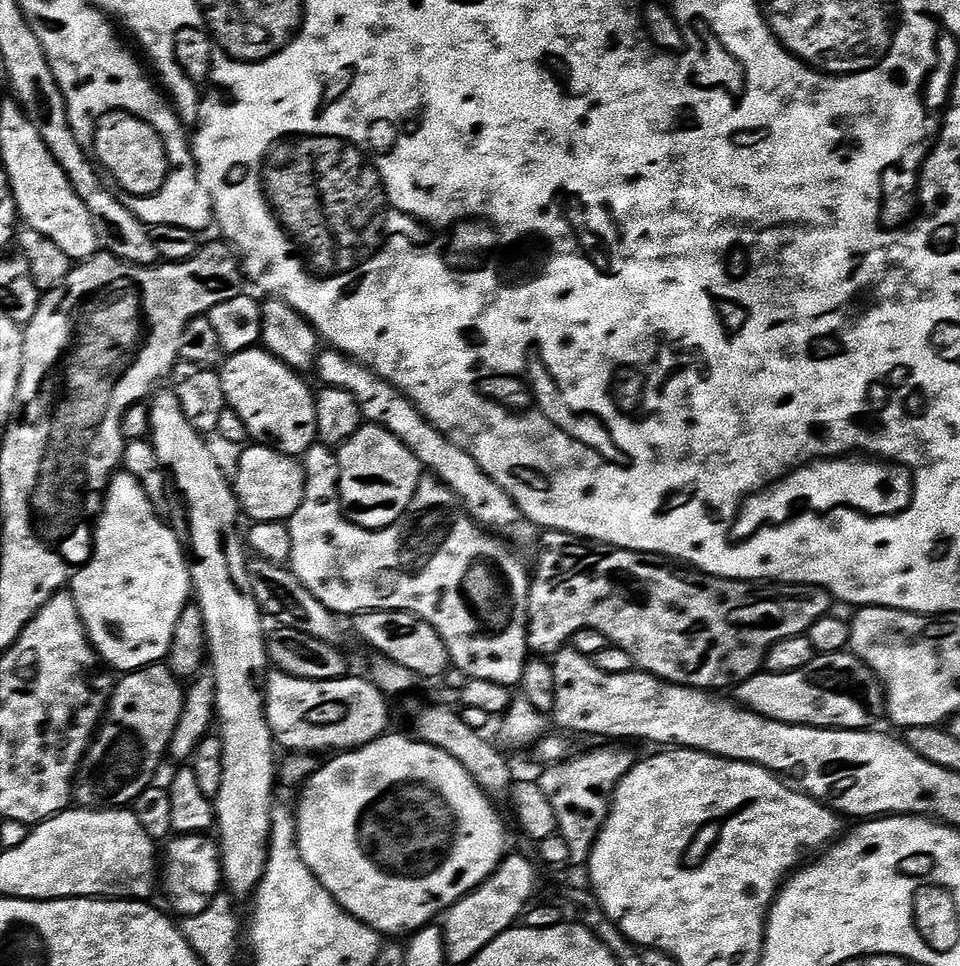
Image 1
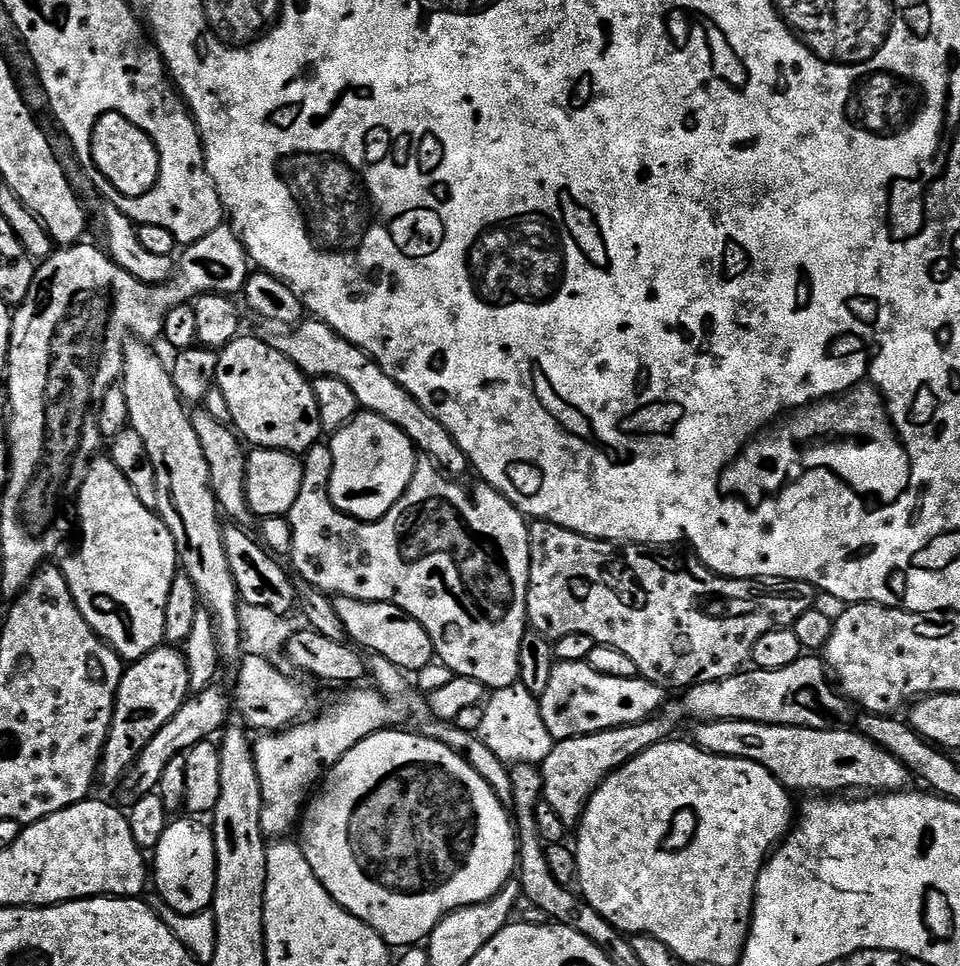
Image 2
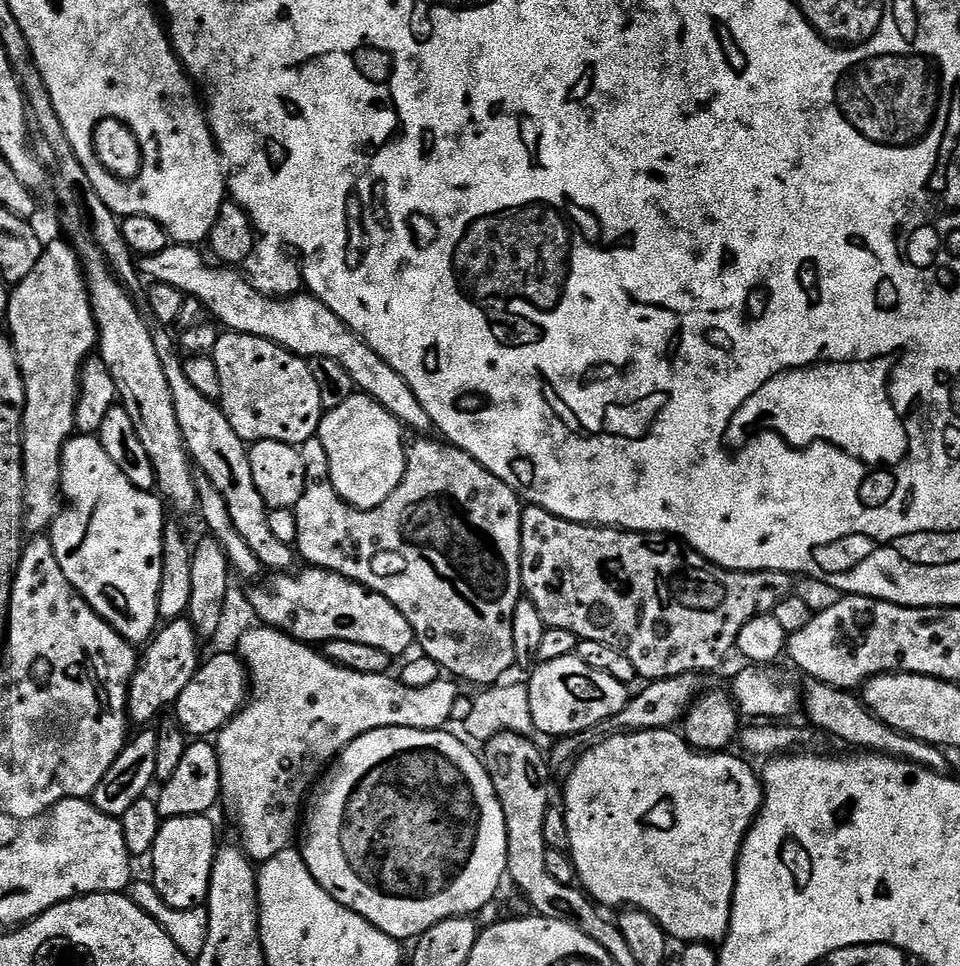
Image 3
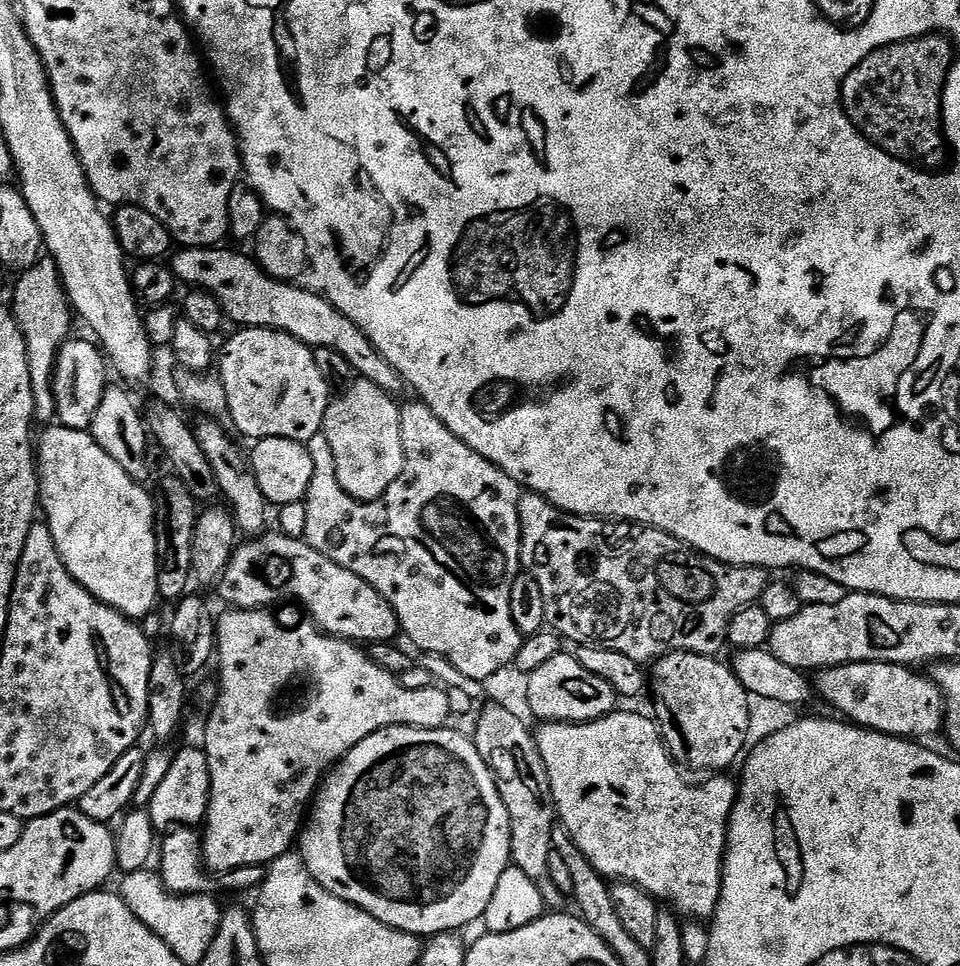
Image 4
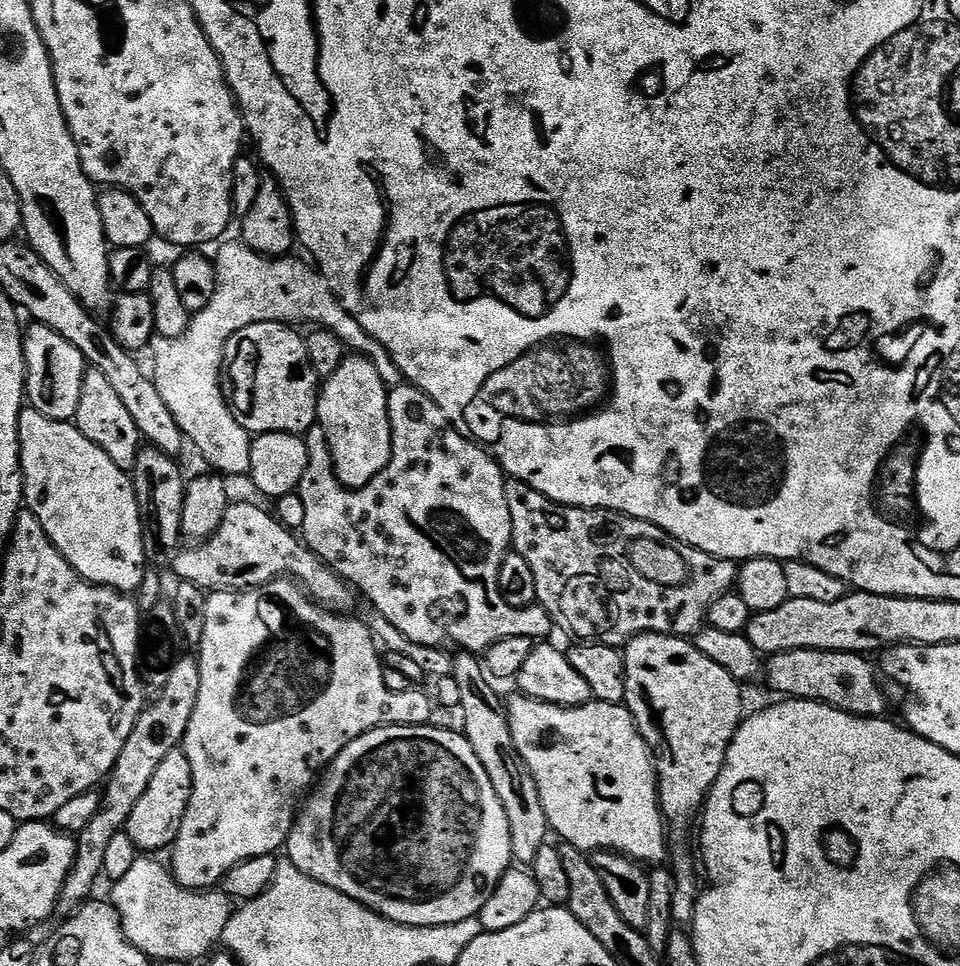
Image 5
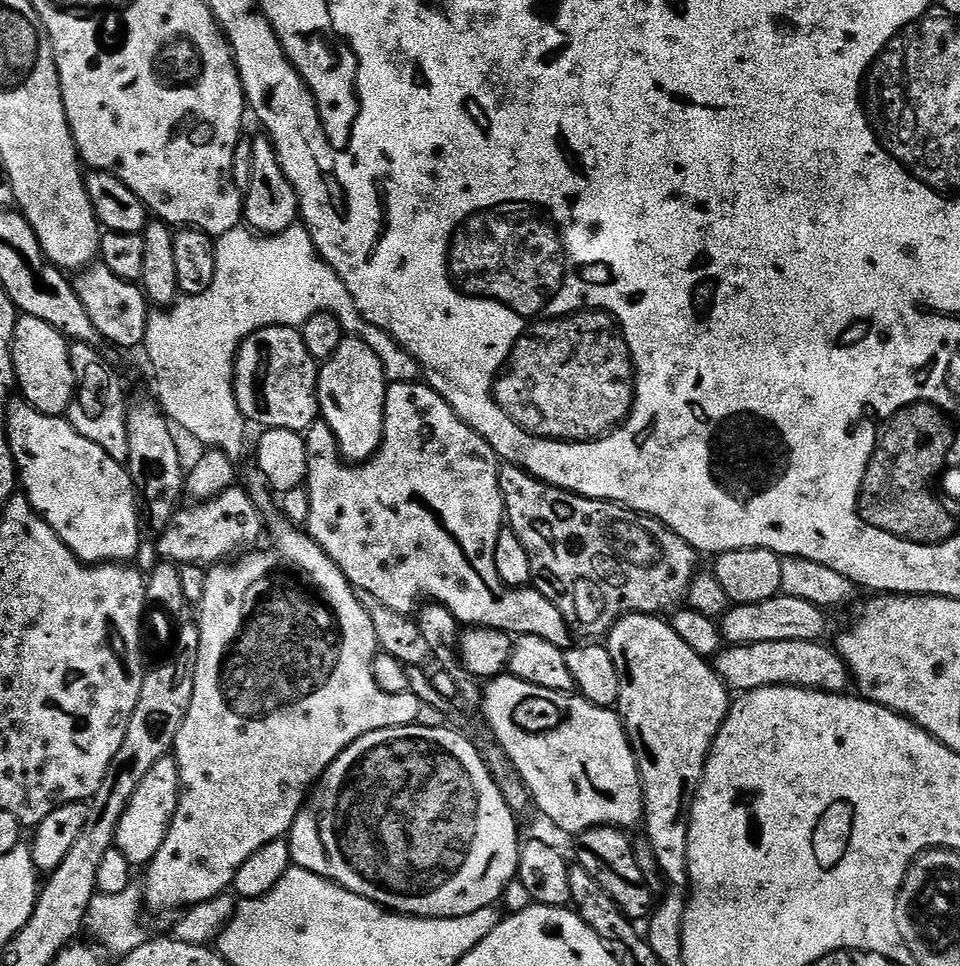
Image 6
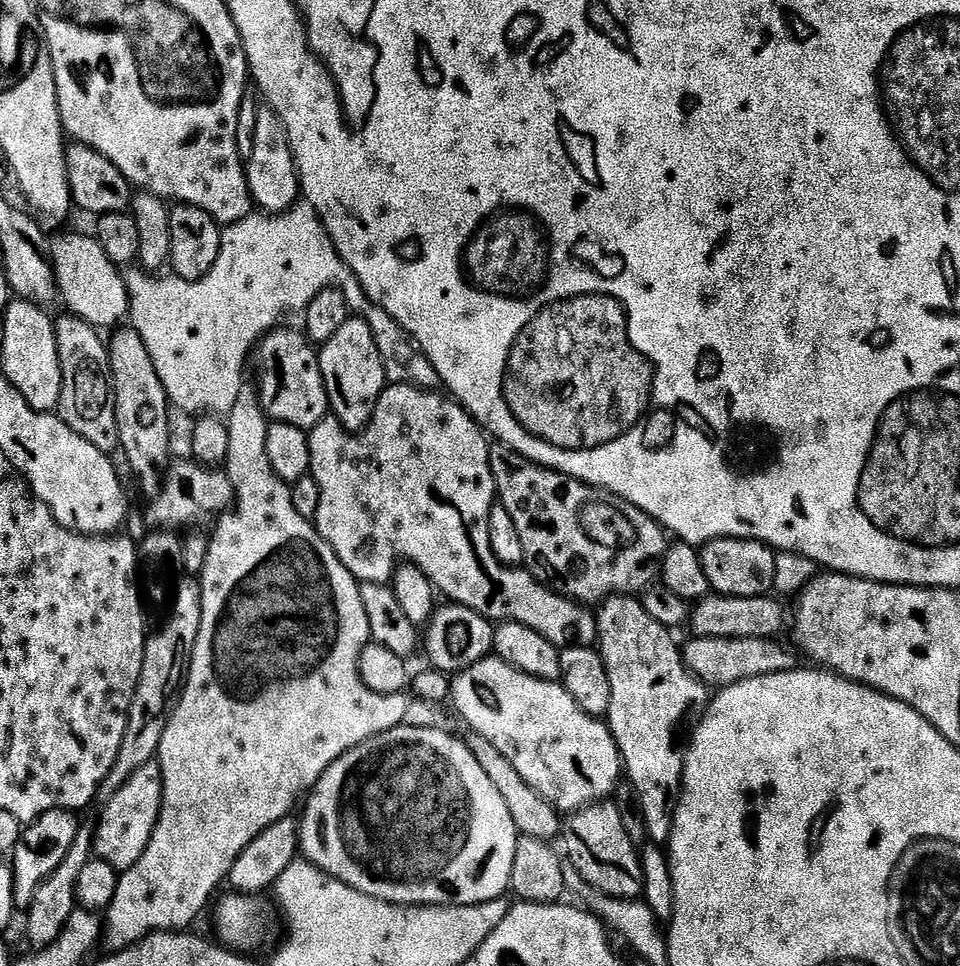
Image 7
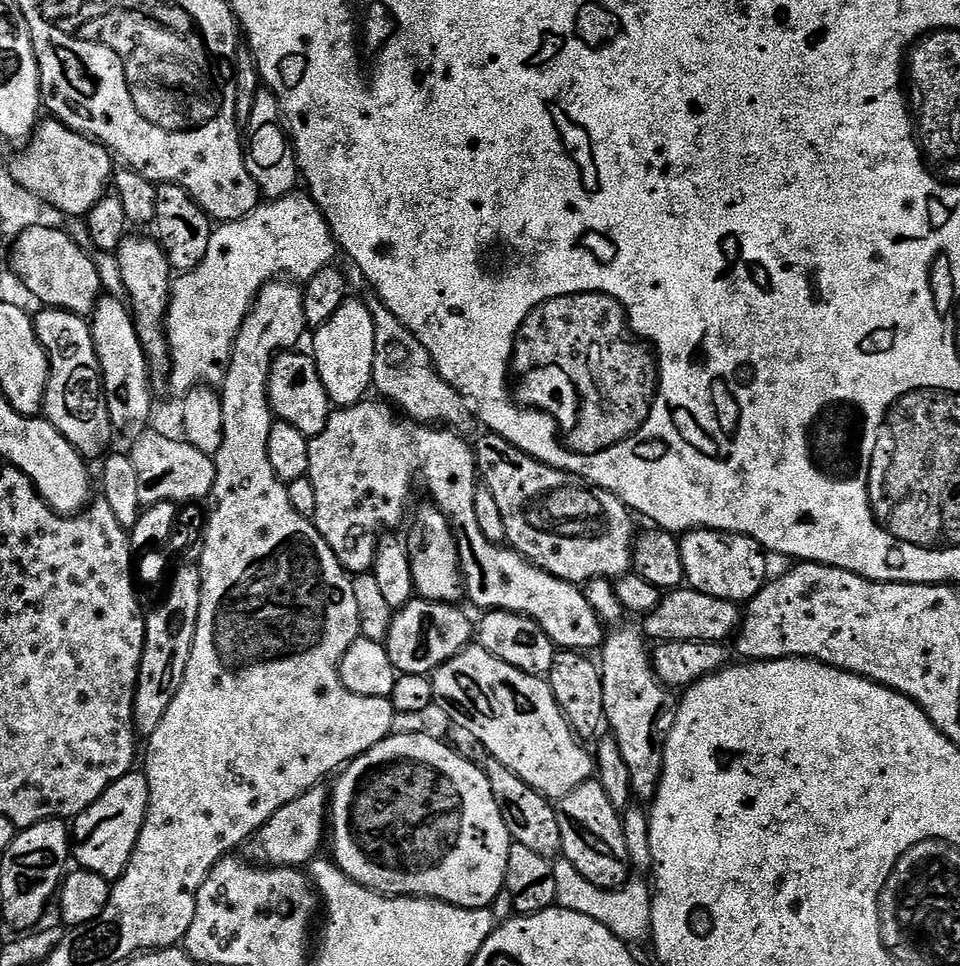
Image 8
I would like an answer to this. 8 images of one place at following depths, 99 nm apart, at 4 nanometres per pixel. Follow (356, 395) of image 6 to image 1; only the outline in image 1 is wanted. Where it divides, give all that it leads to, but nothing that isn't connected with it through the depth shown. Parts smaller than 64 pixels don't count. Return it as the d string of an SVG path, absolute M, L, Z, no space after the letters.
M361 423L360 428L338 449L340 503L346 518L363 528L390 526L402 518L422 479L422 466L414 454L390 430Z

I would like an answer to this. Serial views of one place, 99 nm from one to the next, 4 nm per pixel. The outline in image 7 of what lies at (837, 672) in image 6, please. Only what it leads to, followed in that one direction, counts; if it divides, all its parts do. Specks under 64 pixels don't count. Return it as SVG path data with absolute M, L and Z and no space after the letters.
M696 636L682 648L685 666L709 689L729 688L748 678L762 678L768 674L790 672L798 666L797 653L779 639L762 638L706 638Z

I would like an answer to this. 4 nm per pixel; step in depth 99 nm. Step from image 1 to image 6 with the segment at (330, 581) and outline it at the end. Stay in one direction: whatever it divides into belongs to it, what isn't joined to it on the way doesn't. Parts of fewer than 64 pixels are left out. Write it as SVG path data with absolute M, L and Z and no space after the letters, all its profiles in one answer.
M389 383L386 406L384 407L384 437L380 443L380 449L362 464L353 464L341 456L334 434L323 418L316 419L309 426L304 441L308 455L306 487L310 494L310 518L306 525L306 531L316 541L316 545L342 570L342 574L350 581L353 588L361 588L367 593L374 594L382 606L389 607L390 610L397 611L398 614L406 617L411 617L421 602L428 601L445 607L453 615L453 618L464 626L496 628L499 632L515 634L517 637L546 638L546 642L550 642L550 646L558 646L562 649L567 649L573 643L573 633L568 627L562 610L558 610L558 606L554 606L554 602L547 600L543 594L536 591L535 587L508 588L502 582L502 578L498 578L498 566L494 566L494 554L498 546L498 538L506 524L504 499L500 489L501 461L498 459L496 451L466 421L461 420L460 415L435 390L429 388L427 383Z

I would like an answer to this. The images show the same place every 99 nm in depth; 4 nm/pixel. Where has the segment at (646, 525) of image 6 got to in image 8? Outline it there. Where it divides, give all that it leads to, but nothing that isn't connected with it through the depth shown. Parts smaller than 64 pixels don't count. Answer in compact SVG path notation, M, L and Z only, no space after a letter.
M484 434L480 441L475 441L474 451L483 487L494 494L494 502L498 502L498 510L502 510L507 543L531 564L537 564L556 578L577 586L585 585L590 579L619 578L633 571L634 541L638 528L632 525L633 513L613 492L602 490L596 484L575 476L573 472L563 472L561 468L543 464L506 438L495 434Z

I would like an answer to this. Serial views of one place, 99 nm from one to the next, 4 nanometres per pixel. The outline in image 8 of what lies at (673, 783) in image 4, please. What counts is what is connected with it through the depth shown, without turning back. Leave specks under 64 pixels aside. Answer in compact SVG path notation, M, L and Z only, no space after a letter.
M469 646L447 660L442 667L431 673L430 679L436 690L436 700L448 707L453 722L465 728L474 739L481 740L488 747L487 755L491 759L508 767L522 782L529 784L548 800L559 802L563 796L593 779L597 771L593 753L584 749L587 747L568 724L547 679L518 670L494 658L494 654L479 646Z

